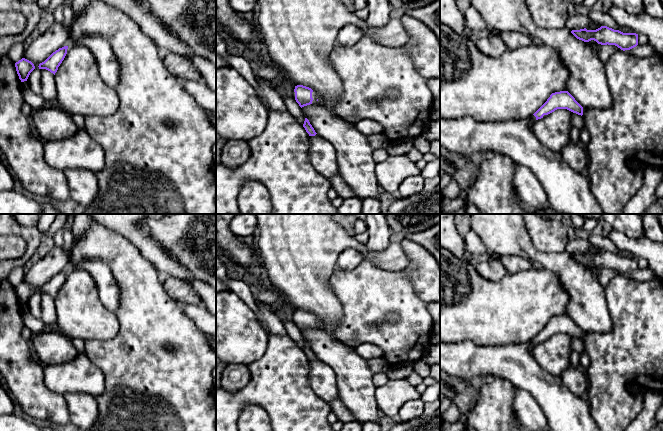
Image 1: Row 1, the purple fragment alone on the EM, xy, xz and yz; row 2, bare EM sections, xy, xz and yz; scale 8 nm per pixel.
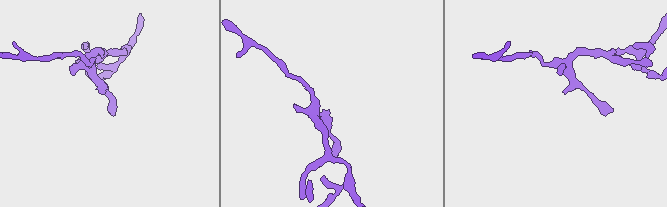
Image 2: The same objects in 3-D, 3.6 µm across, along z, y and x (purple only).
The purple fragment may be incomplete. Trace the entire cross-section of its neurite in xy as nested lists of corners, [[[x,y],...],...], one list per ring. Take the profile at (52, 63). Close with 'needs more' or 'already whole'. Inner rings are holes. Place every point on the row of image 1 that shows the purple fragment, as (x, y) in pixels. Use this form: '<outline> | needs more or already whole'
[[[64,46],[53,52],[44,62],[39,64],[39,69],[46,69],[55,75],[67,54],[67,49],[68,46]]] | already whole

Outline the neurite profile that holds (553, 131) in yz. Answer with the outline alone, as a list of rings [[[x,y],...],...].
[[[557,109],[547,116],[536,120],[531,130],[535,137],[546,148],[561,153],[570,142],[570,129],[573,112],[566,109]]]

